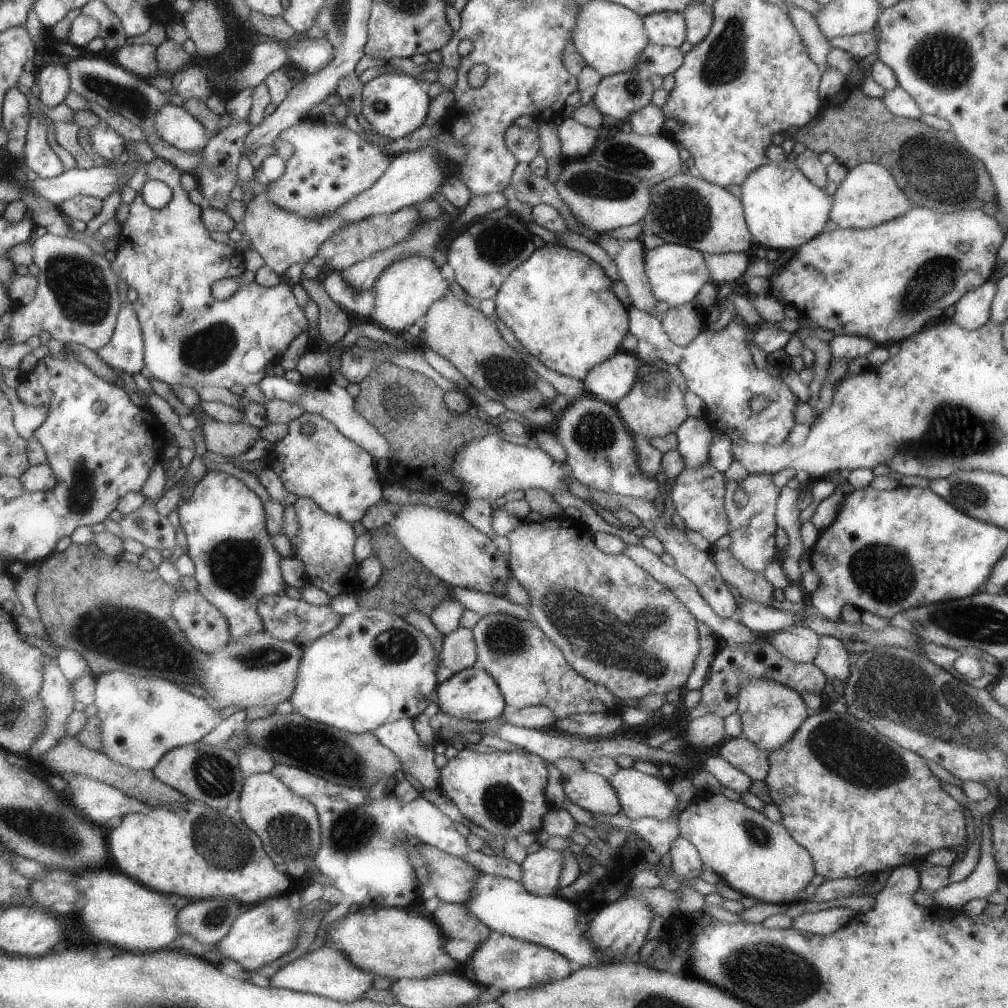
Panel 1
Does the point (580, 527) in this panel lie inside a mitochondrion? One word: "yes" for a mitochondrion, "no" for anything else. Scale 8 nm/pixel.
no

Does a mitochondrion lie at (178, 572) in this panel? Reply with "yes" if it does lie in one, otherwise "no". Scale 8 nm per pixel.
no

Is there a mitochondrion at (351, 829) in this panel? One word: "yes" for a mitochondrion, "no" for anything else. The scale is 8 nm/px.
yes

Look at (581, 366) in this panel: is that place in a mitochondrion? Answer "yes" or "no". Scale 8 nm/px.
no

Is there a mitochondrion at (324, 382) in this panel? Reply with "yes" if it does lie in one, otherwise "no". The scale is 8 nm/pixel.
no

